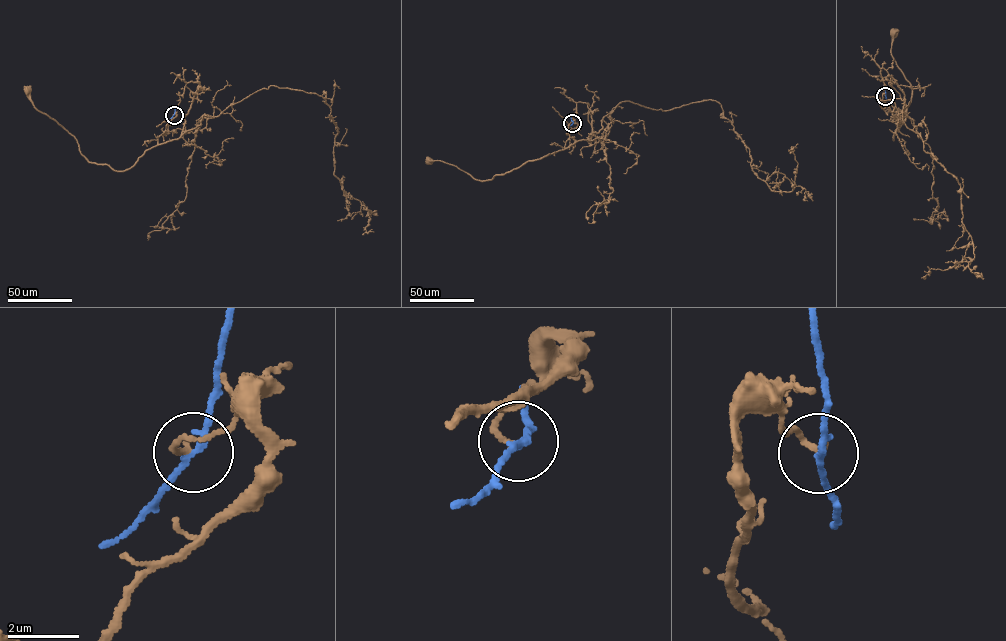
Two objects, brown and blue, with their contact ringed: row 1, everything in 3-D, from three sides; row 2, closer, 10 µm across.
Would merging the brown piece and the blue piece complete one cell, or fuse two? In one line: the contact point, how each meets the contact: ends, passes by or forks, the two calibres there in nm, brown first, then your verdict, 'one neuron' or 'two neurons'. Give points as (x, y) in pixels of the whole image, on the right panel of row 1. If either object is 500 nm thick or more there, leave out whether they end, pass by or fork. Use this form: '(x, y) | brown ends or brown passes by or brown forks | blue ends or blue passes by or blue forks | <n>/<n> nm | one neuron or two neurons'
(885, 96) | brown ends | blue passes by | 130/160 nm | two neurons

